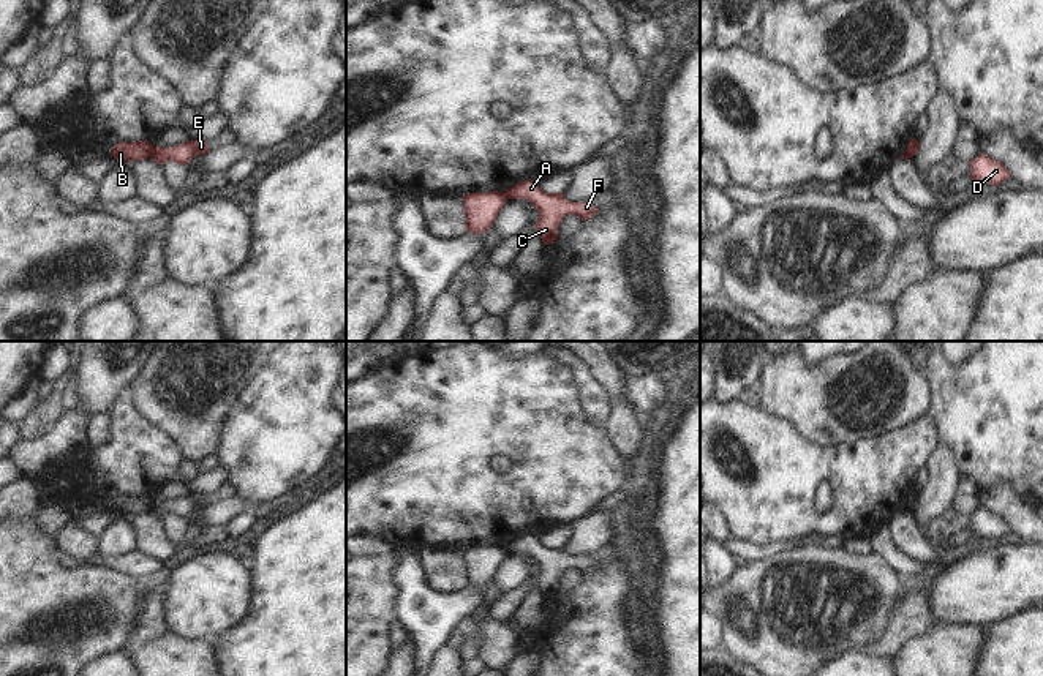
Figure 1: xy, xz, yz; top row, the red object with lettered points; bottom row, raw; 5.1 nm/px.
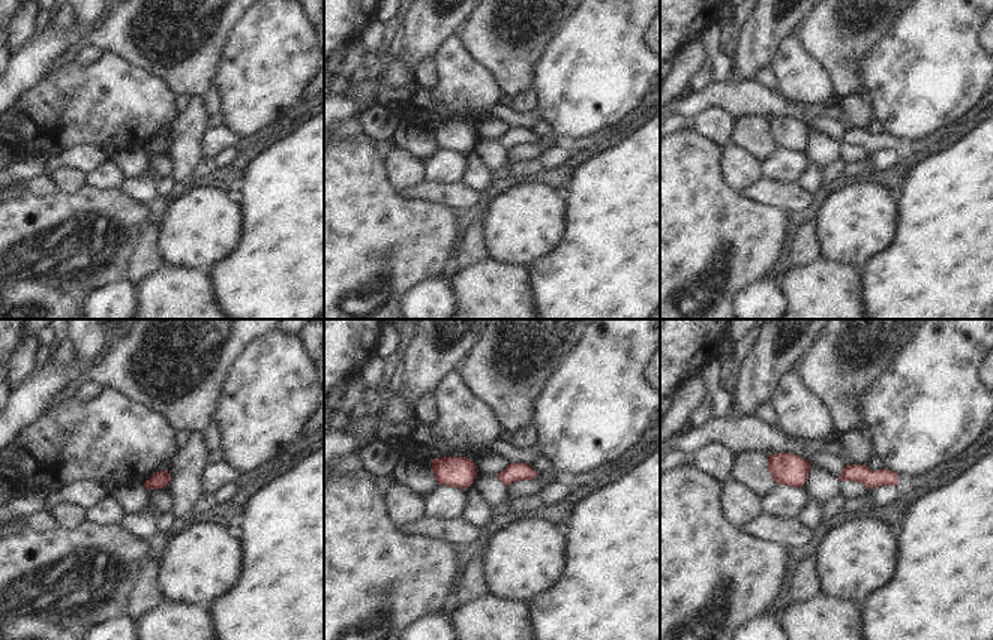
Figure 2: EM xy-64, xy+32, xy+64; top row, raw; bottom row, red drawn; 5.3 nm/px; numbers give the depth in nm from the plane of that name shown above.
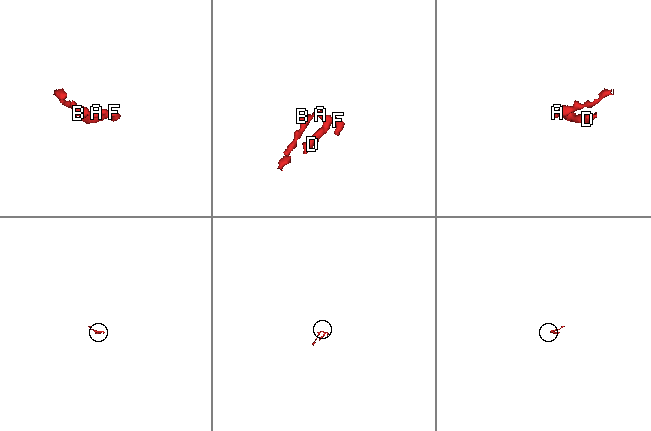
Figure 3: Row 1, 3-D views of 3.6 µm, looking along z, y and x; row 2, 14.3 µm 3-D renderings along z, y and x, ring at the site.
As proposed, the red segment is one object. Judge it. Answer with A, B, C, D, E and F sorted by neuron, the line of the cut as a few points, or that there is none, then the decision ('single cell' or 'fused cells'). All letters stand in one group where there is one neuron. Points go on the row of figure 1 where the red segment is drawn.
groups A C D E F / B; cut xy (154, 147), (149, 155); fused cells

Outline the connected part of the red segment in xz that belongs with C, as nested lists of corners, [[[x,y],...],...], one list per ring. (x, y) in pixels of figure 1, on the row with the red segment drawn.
[[[525,180],[510,186],[506,193],[507,199],[526,199],[539,212],[536,231],[544,245],[550,245],[558,237],[558,227],[564,216],[577,215],[582,221],[594,216],[597,207],[591,202],[570,202],[563,193],[544,193],[537,180]]]

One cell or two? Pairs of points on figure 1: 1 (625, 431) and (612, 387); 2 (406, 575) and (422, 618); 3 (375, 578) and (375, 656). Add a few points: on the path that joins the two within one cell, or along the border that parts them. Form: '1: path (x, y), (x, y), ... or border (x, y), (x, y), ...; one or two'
1: path (621, 420), (617, 398); one
2: path (410, 586), (414, 607); one
3: path (369, 597), (369, 637); one

